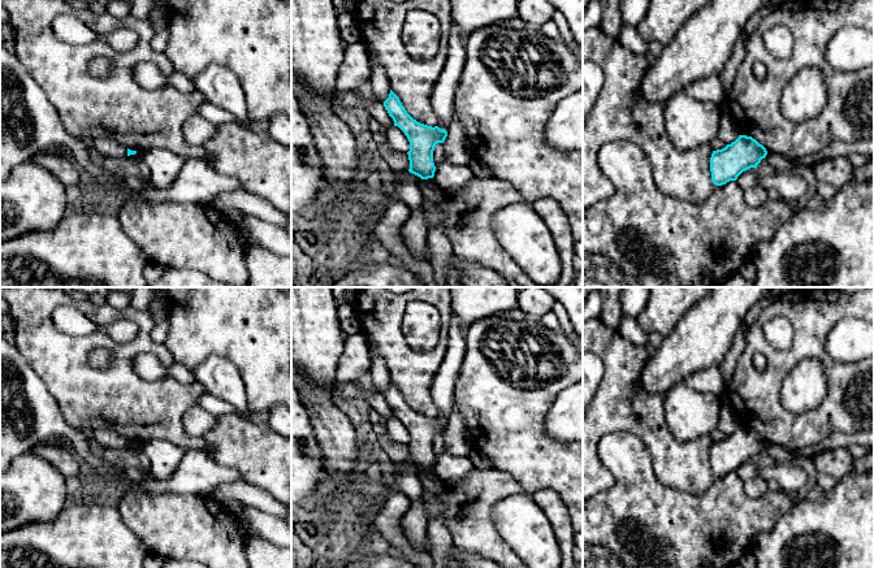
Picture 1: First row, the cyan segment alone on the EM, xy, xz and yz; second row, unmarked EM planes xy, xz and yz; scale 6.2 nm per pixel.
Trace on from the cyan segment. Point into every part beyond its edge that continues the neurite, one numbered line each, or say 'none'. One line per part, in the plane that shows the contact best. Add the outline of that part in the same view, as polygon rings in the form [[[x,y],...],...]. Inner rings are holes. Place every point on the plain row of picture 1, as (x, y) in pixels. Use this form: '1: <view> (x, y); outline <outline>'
none

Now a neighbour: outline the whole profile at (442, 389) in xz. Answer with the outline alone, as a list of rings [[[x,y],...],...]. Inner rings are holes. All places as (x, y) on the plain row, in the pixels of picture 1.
[[[451,316],[449,344],[445,357],[437,370],[430,394],[438,407],[438,419],[449,421],[454,402],[454,385],[460,372],[466,354],[466,330],[457,316]]]

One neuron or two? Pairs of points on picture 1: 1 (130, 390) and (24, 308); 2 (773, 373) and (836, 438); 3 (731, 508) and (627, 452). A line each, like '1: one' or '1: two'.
1: one
2: two
3: one

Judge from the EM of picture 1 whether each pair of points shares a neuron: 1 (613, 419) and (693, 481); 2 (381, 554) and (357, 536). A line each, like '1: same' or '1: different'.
1: same
2: different

